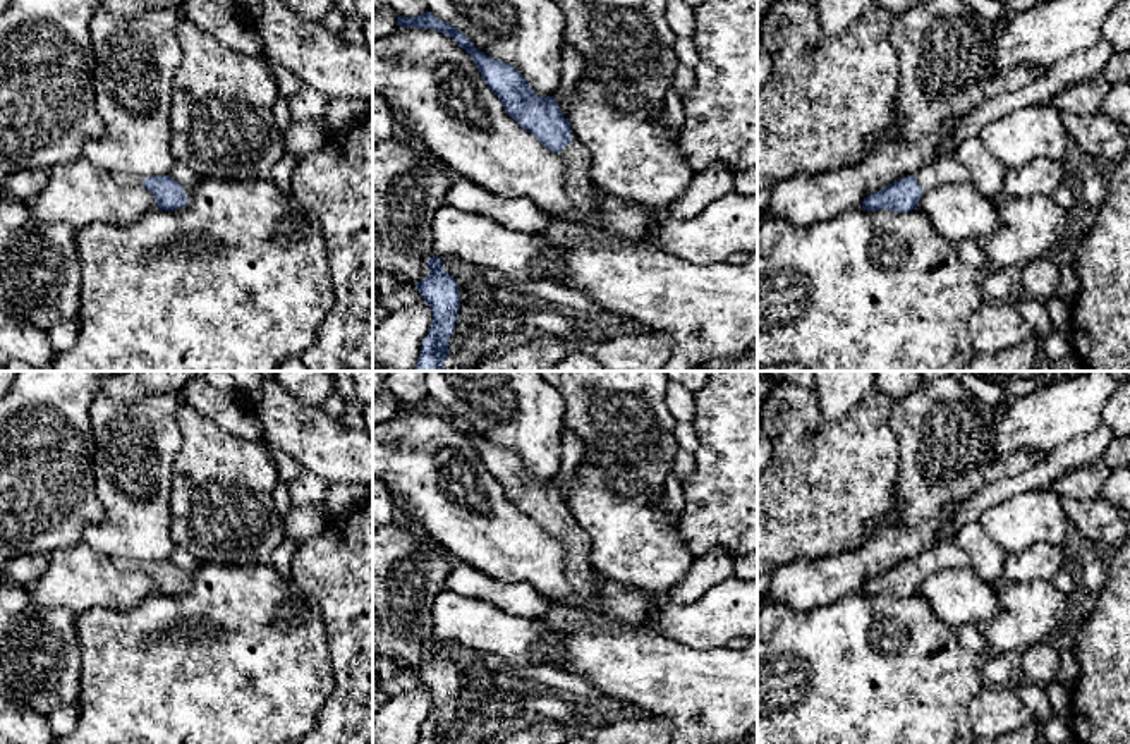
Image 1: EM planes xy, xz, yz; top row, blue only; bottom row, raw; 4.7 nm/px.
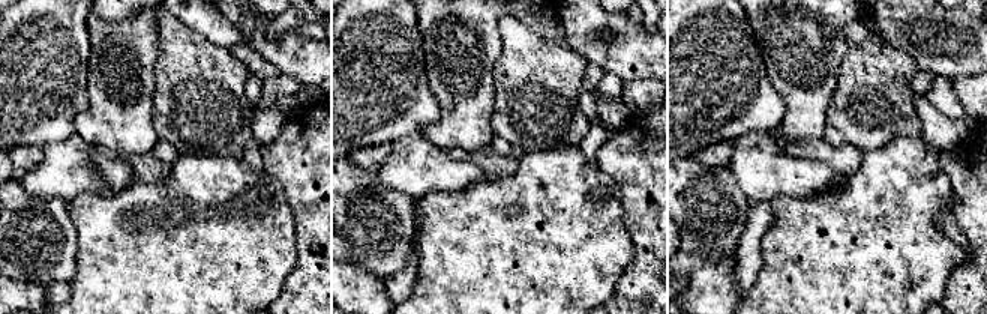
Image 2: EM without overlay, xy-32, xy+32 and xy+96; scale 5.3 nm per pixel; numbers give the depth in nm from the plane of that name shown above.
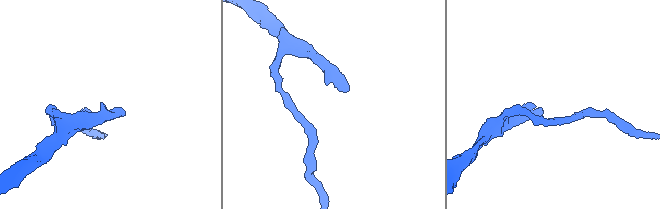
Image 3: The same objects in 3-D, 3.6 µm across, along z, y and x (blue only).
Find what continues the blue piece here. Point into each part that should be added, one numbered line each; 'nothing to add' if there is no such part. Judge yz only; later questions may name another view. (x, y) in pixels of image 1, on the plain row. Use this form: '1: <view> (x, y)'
1: yz (941, 555)

